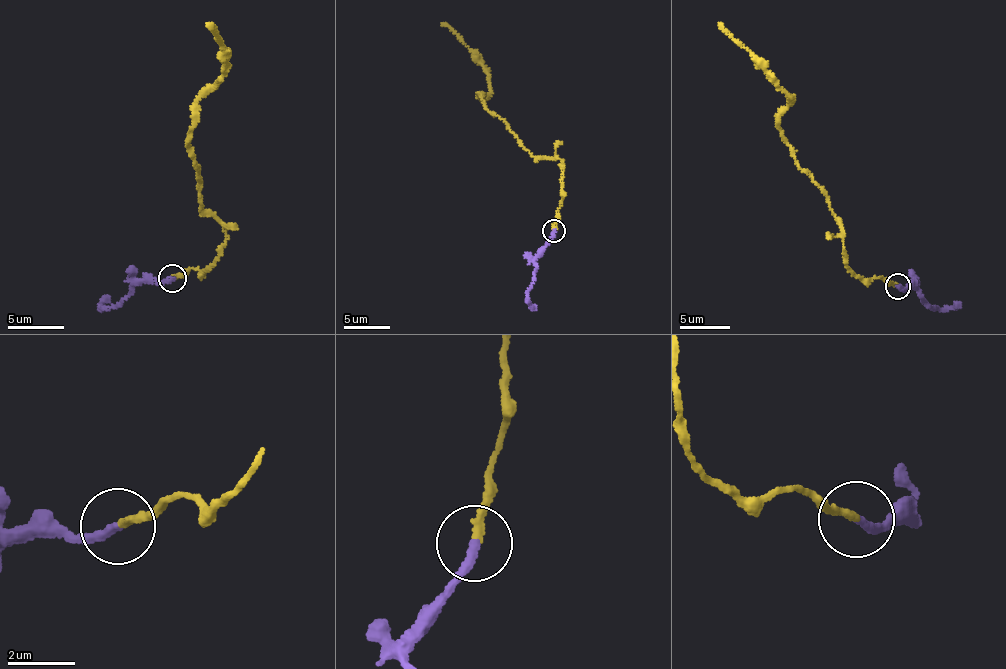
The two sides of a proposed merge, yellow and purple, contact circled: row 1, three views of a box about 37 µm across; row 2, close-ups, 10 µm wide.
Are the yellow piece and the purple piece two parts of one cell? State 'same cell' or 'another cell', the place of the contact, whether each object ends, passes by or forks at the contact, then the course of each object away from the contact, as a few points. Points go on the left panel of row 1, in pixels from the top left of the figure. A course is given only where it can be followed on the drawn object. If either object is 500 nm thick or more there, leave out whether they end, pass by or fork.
same cell; place (172, 278); yellow ends; purple ends; course yellow (171, 277), (204, 273), (226, 242), (226, 228), (202, 208), (189, 141), (192, 113), (229, 52), (207, 24); course purple (171, 277), (144, 279), (104, 309), (101, 306), (107, 295)

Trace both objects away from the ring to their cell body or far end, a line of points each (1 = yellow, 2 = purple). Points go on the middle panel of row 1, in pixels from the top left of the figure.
1: (553, 231), (563, 161), (533, 156), (523, 149), (478, 94), (487, 96), (488, 77), (480, 57), (441, 23)
2: (553, 231), (539, 254), (528, 293), (528, 302), (534, 309)

